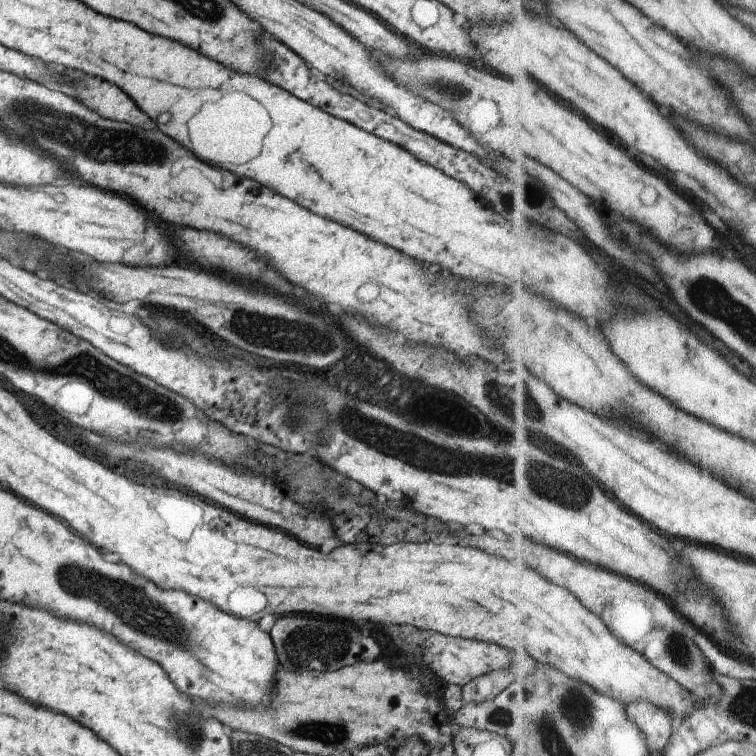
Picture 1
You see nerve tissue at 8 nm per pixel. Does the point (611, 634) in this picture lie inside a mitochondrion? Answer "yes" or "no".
no

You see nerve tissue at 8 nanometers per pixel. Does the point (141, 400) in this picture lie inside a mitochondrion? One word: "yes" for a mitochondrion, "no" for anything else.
yes

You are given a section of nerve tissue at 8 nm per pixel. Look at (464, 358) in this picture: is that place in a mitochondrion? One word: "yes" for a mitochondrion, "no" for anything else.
no

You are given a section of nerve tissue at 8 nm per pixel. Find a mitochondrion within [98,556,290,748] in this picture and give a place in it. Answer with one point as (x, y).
(205, 674)

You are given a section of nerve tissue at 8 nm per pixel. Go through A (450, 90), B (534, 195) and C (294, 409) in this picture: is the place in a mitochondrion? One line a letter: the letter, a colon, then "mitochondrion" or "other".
A: mitochondrion
B: mitochondrion
C: mitochondrion

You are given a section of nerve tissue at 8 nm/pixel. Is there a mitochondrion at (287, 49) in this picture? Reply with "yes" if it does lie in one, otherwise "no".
no

